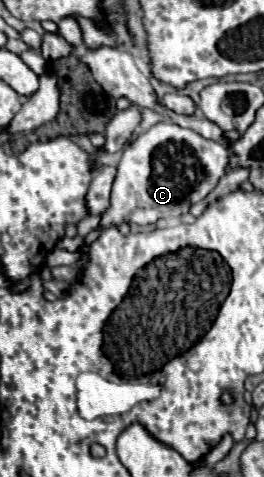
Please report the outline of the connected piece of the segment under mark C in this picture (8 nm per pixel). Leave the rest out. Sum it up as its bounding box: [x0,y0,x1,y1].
[102,122,228,226]

